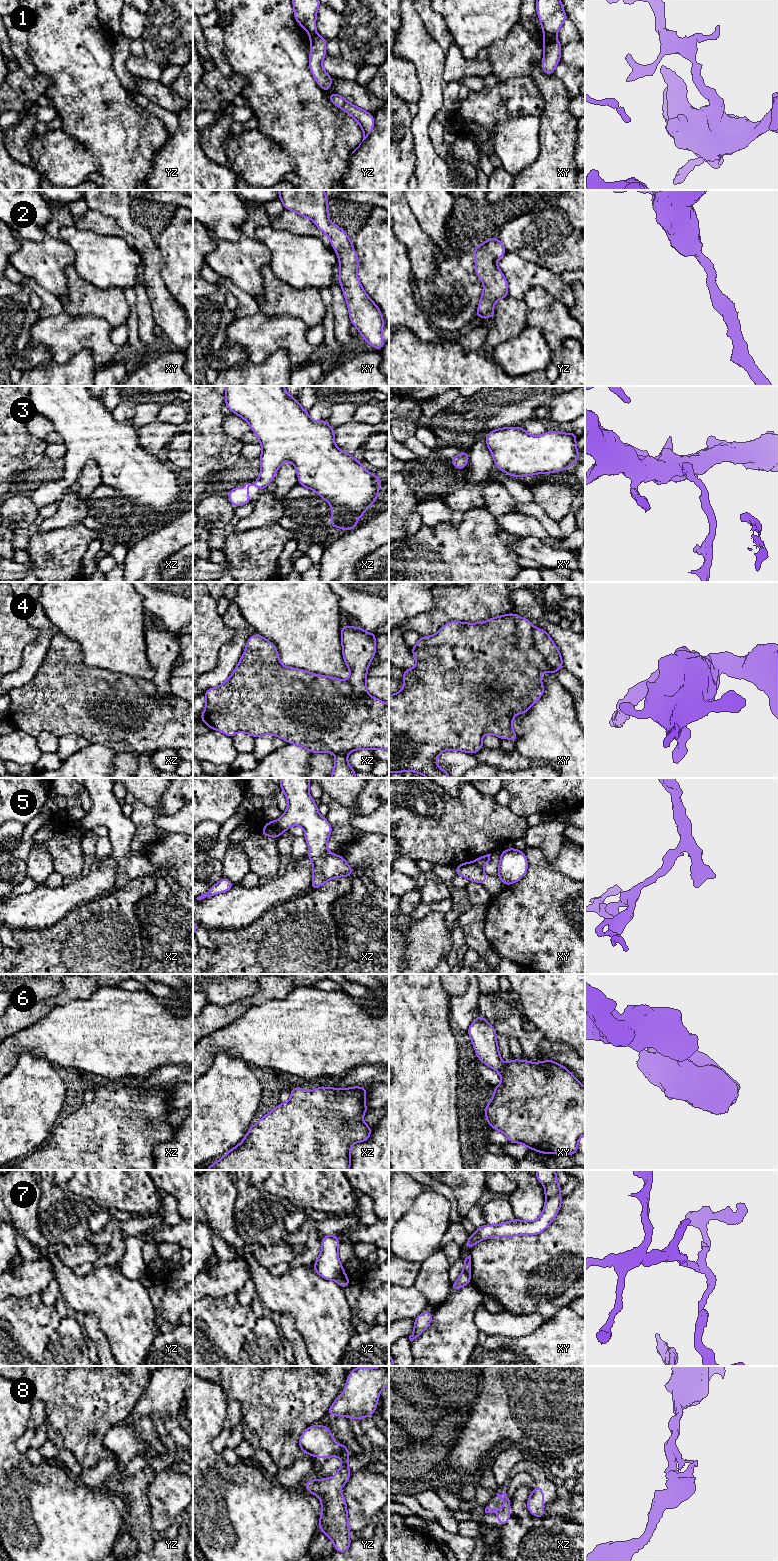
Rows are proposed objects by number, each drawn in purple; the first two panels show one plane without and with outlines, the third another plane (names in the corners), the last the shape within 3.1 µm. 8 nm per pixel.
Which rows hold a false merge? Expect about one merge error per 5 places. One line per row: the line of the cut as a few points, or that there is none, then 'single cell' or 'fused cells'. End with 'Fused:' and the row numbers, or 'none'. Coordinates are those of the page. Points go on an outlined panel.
1: xy (544, 34), (554, 35) | fused cells
2: no cut | single cell
3: no cut | single cell
4: xy (532, 628), (533, 646), (544, 660), (556, 670) | fused cells
5: xz (275, 821), (284, 830) | fused cells
6: no cut | single cell
7: yz (342, 1269), (334, 1279) | fused cells
8: no cut | single cell
Fused: 1, 4, 5, 7

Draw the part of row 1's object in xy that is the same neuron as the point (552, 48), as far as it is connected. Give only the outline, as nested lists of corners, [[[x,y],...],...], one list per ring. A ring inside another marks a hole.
[[[544,35],[543,38],[544,55],[542,60],[542,69],[545,74],[551,75],[561,59],[561,44],[556,36]]]

